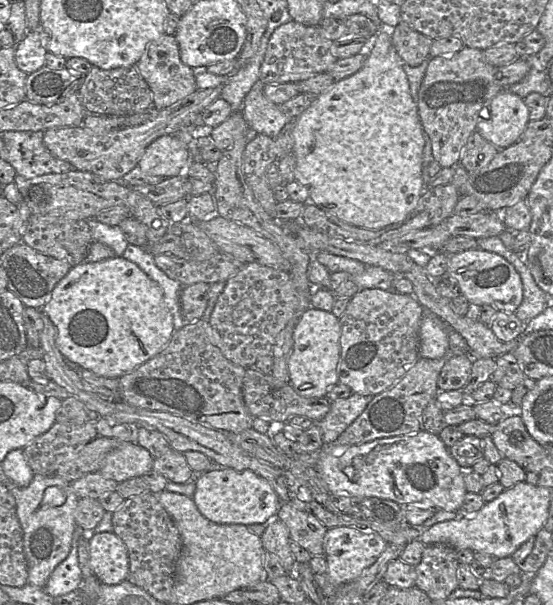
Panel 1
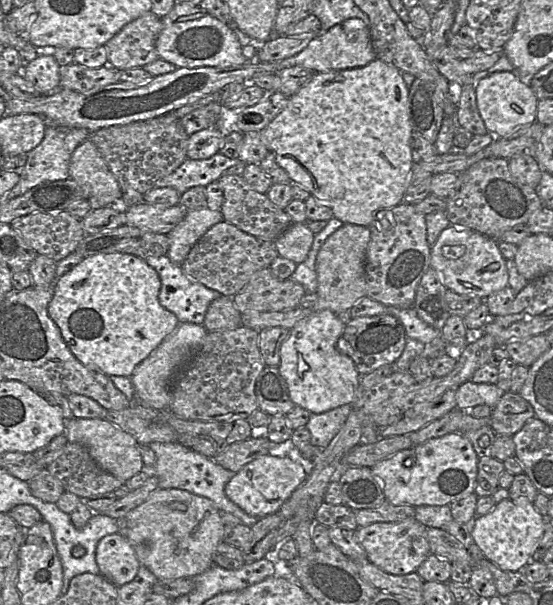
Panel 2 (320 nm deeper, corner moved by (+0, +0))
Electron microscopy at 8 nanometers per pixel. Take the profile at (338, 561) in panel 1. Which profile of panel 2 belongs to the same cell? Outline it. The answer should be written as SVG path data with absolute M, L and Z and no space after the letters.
M413 517L398 522L374 522L358 527L354 533L372 564L393 575L403 575L416 571L431 554L426 531L427 526Z

